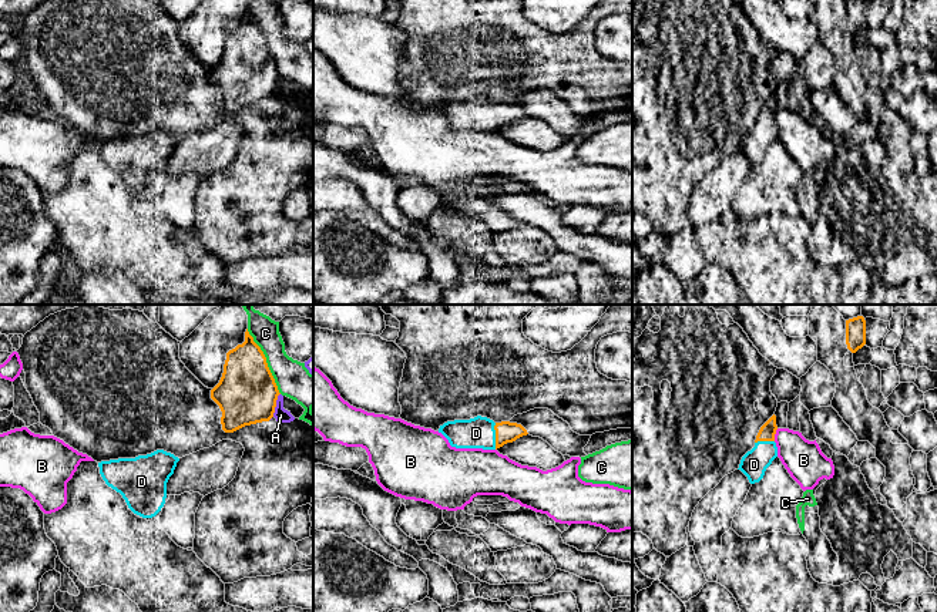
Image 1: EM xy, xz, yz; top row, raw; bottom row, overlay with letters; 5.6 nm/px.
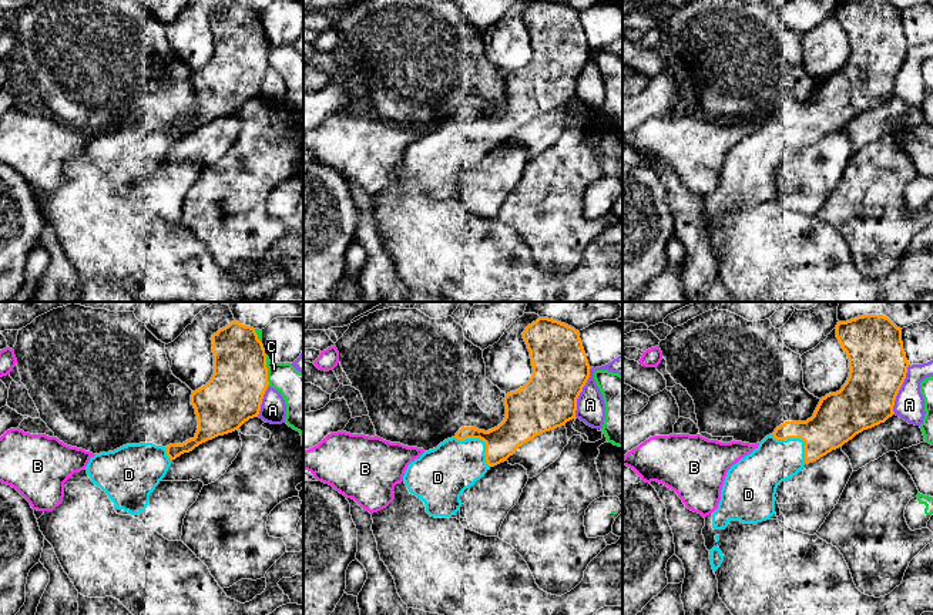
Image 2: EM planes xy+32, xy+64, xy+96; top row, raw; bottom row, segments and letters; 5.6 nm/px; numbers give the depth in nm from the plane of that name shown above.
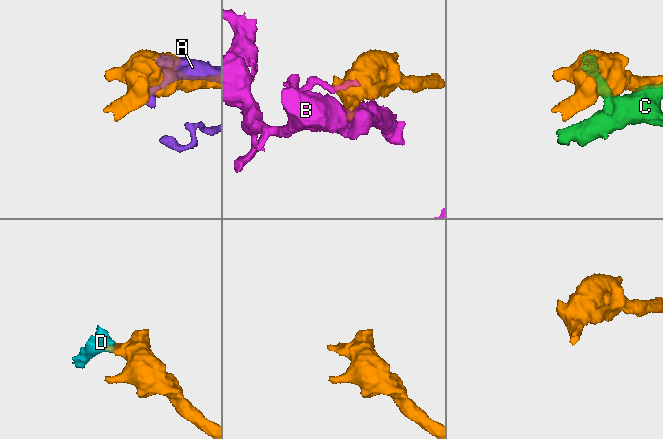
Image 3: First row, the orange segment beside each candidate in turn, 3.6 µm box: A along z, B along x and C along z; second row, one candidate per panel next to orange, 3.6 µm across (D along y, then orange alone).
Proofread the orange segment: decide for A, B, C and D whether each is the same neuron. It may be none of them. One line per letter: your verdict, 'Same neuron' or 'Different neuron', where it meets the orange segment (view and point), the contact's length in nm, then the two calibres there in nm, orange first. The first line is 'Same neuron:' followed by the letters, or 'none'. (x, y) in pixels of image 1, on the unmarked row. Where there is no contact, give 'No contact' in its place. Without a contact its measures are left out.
Same neuron: D
A: Different neuron. Touches orange at xy (275, 87). Shared border 160 nm. Thickness 340 nm (orange) against 80 nm
B: Different neuron. Touches orange at yz (775, 114). Shared border 80 nm. Thickness 90 nm (orange) against 220 nm
C: Different neuron. Touches orange at xy (265, 43). Shared border 420 nm. Thickness 340 nm (orange) against 200 nm
D: Same neuron. Touches orange at xz (496, 117). Shared border 150 nm. Thickness 120 nm (orange) against 180 nm

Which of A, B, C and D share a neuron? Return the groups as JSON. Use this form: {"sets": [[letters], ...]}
{"sets": [["A"], ["B"], ["C"], ["D"]]}

